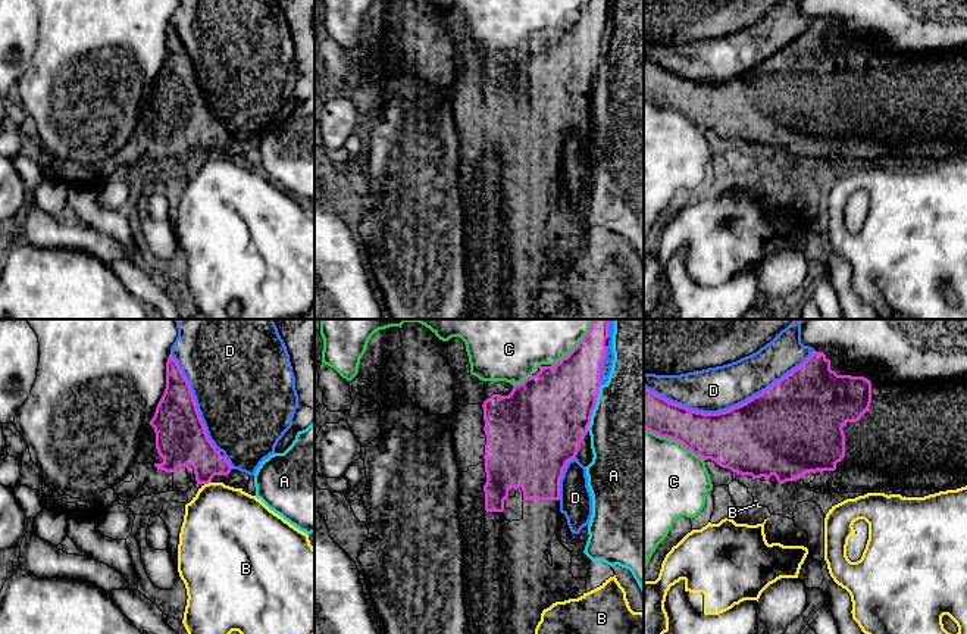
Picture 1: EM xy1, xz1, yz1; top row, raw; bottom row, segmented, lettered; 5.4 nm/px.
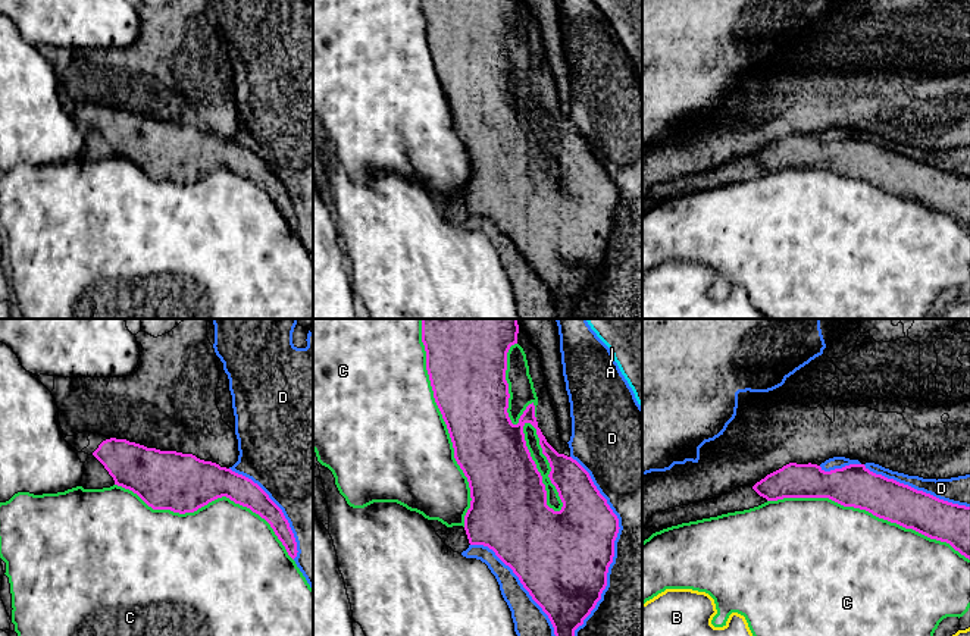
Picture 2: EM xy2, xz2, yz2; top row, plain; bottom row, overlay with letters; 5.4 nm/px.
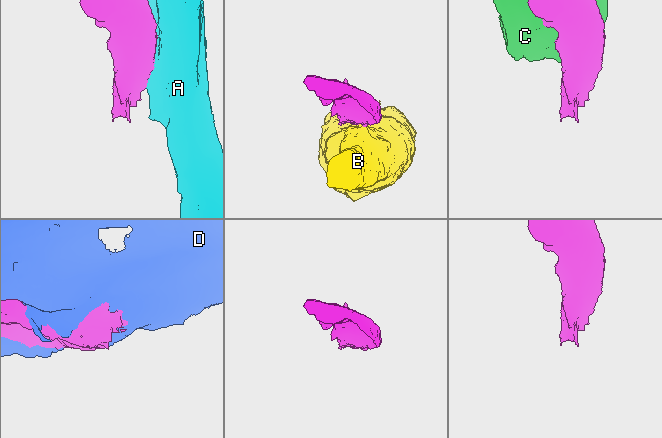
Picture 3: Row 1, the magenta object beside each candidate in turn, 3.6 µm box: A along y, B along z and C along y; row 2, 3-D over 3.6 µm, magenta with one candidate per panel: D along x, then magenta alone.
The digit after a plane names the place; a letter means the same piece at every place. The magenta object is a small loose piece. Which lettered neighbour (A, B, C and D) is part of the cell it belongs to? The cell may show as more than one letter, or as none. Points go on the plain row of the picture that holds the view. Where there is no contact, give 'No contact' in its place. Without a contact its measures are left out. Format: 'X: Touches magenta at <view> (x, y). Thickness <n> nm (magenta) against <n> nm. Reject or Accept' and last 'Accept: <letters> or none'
A: Touches magenta at xz1 (594, 78). Thickness 440 nm (magenta) against 500 nm. Reject
B: Touches magenta at xy1 (207, 153). Thickness 240 nm (magenta) against 440 nm. Reject
C: Touches magenta at yz2 (869, 182). Thickness 240 nm (magenta) against 480 nm. Reject
D: Touches magenta at xz2 (613, 222). Thickness 480 nm (magenta) against 380 nm. Reject
Accept: none

